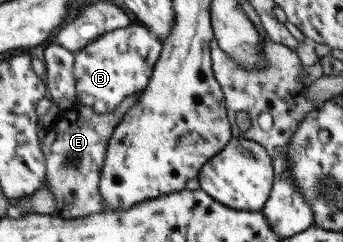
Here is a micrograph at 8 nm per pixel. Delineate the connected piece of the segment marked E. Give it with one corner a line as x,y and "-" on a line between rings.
139,92
126,96
110,113
96,113
91,108
76,104
58,113
55,121
46,128
39,144
44,154
46,175
44,187
54,195
55,212
61,219
75,219
103,212
105,203
99,193
99,177
108,140
124,113
133,107

